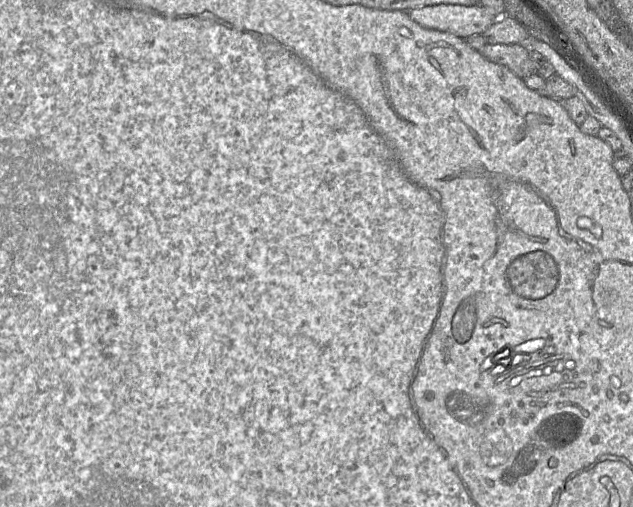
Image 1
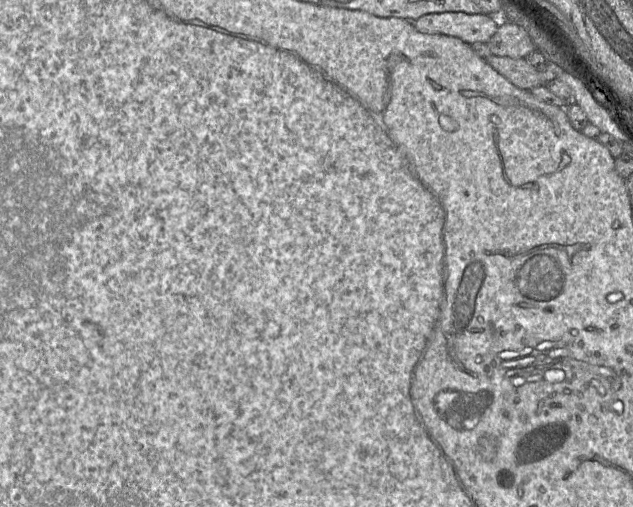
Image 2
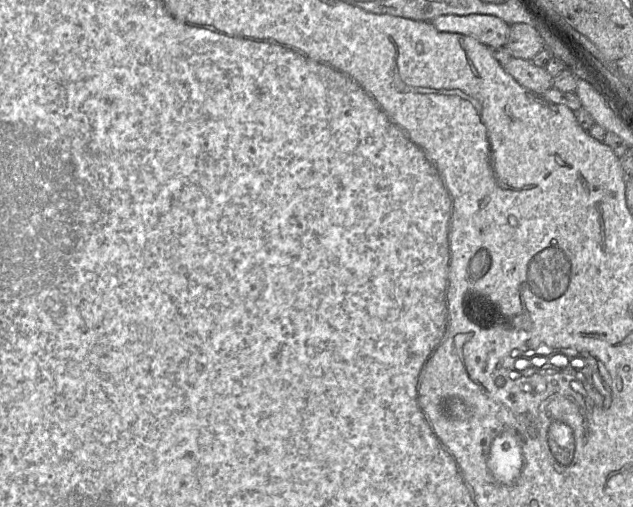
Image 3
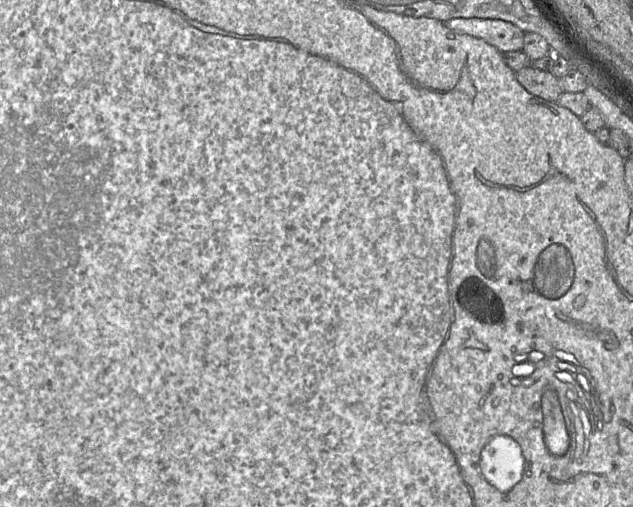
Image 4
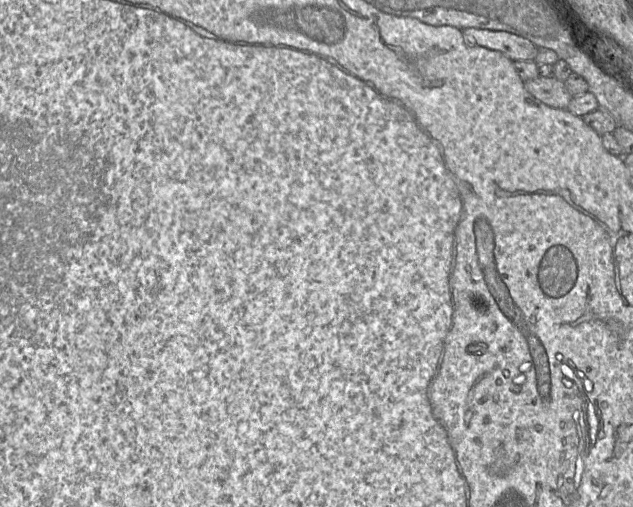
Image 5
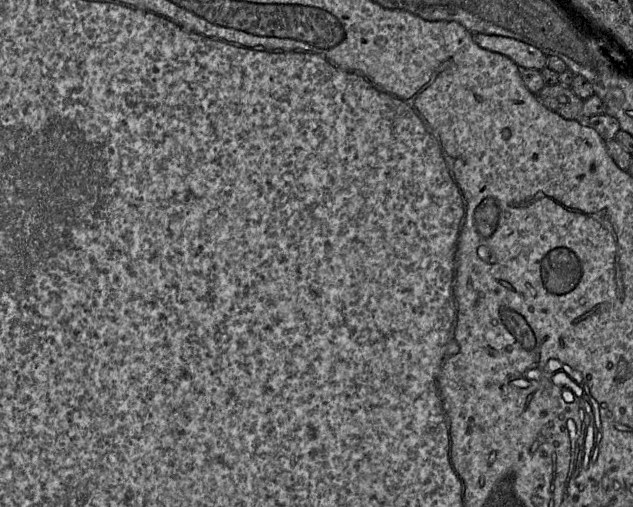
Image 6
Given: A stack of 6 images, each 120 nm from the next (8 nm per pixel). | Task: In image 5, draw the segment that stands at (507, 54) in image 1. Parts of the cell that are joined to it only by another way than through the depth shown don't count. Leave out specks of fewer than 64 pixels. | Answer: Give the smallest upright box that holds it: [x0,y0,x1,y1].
[523,76,572,109]

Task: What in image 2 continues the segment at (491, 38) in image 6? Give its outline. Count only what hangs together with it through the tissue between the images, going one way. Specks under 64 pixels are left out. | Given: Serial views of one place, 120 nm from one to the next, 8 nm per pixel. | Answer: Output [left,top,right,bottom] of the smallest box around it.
[412,12,502,45]

